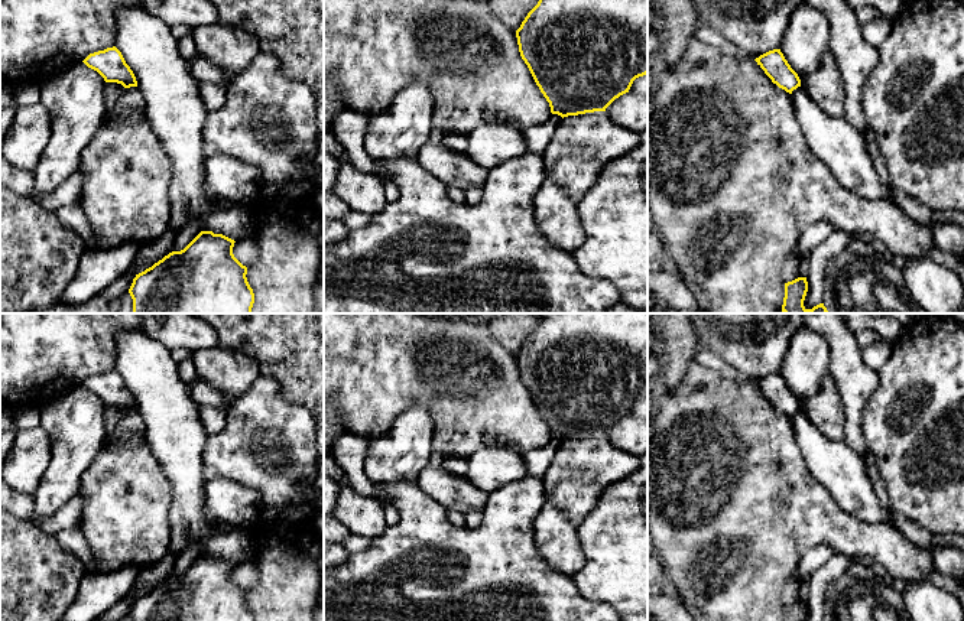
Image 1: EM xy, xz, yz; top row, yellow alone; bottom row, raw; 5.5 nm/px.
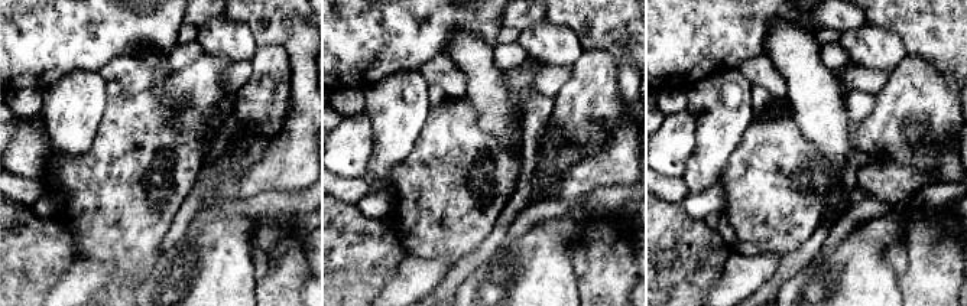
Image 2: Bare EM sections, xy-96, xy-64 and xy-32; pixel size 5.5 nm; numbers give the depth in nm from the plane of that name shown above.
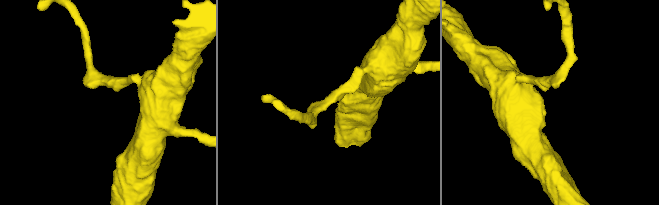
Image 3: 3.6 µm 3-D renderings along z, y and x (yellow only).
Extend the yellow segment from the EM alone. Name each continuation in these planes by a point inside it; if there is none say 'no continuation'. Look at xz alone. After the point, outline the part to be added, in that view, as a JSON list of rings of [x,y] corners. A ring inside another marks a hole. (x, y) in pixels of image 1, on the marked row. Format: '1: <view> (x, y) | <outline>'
no continuation

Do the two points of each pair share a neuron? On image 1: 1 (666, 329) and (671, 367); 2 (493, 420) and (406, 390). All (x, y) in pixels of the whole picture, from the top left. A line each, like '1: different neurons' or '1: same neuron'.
1: same neuron
2: same neuron

